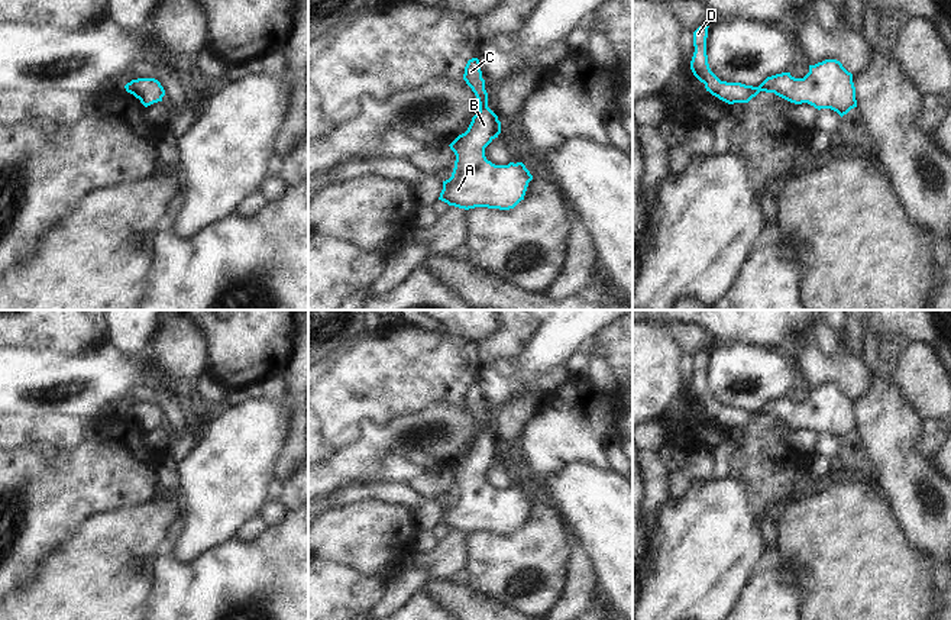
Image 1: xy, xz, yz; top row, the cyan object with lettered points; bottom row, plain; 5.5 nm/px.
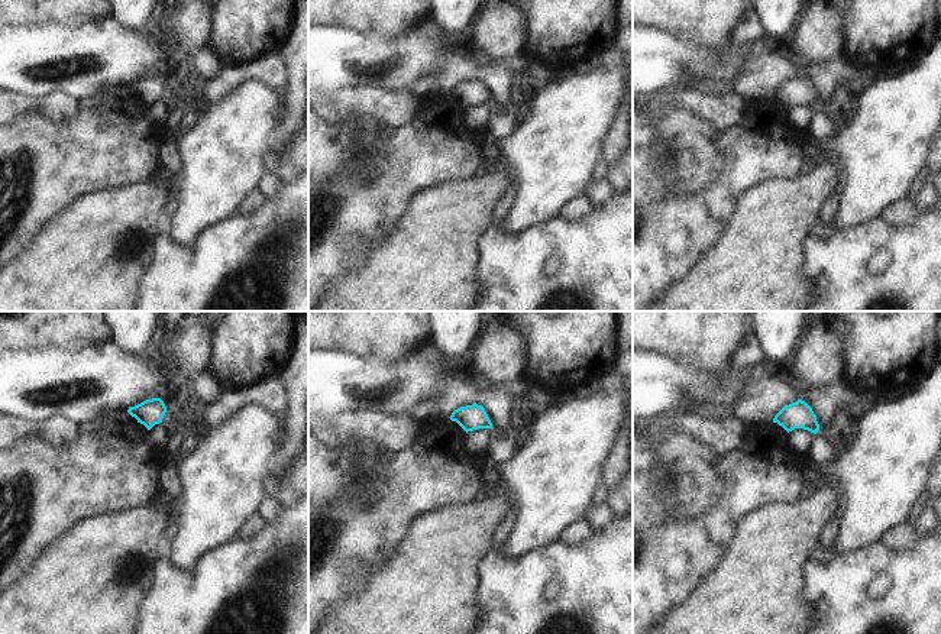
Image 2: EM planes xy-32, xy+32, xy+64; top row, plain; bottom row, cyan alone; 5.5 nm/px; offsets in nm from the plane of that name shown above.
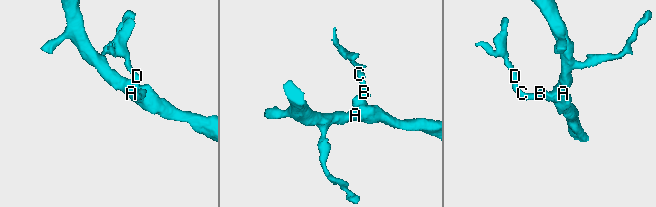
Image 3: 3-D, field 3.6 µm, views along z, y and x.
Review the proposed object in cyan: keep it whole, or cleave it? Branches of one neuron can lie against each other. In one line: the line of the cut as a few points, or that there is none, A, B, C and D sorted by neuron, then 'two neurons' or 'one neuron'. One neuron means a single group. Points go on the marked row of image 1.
no cut | A B C D | one neuron

